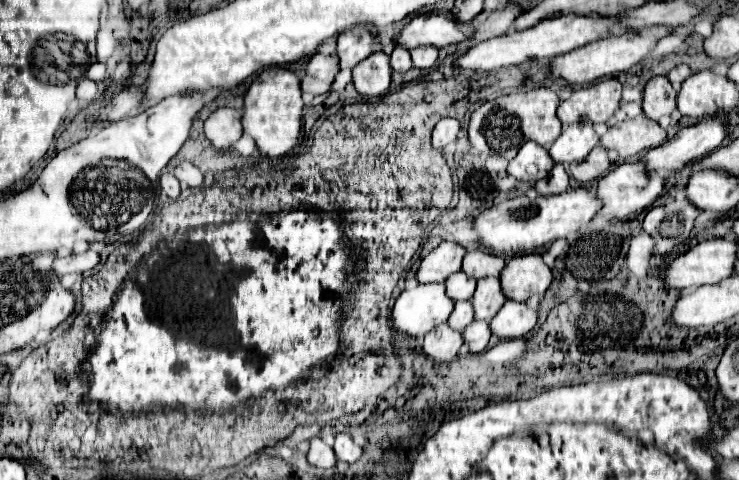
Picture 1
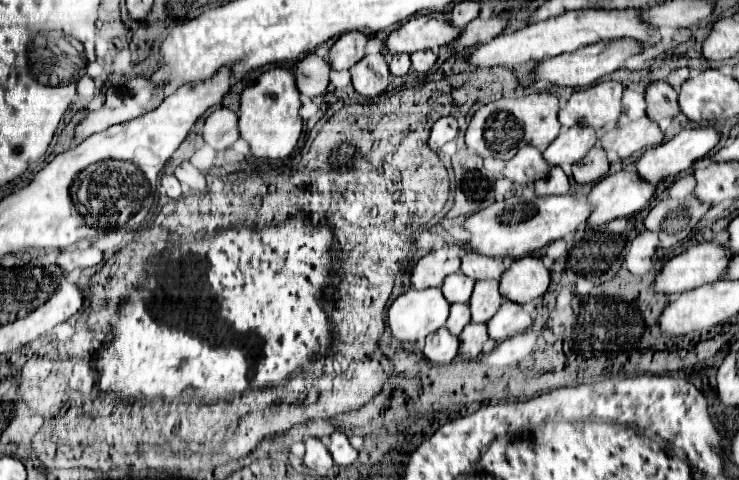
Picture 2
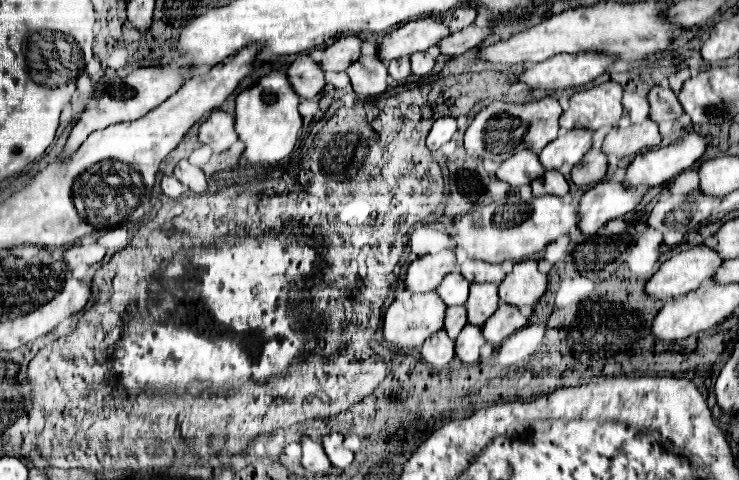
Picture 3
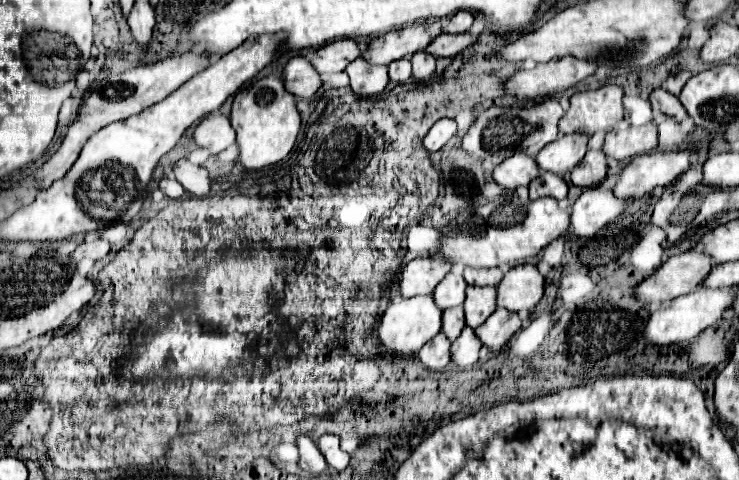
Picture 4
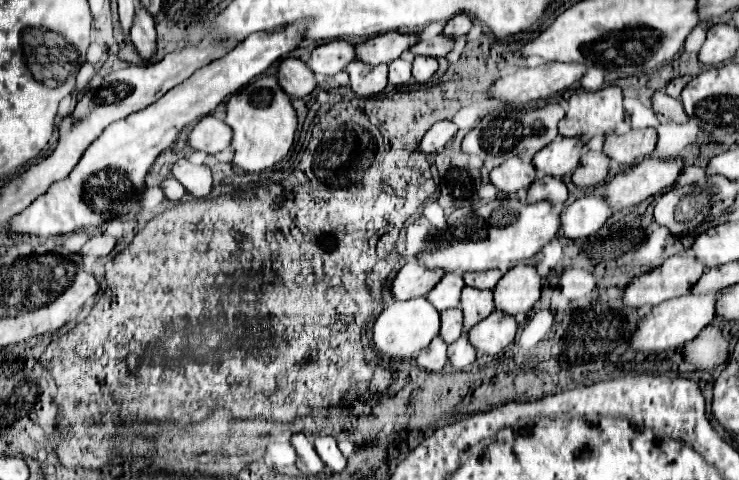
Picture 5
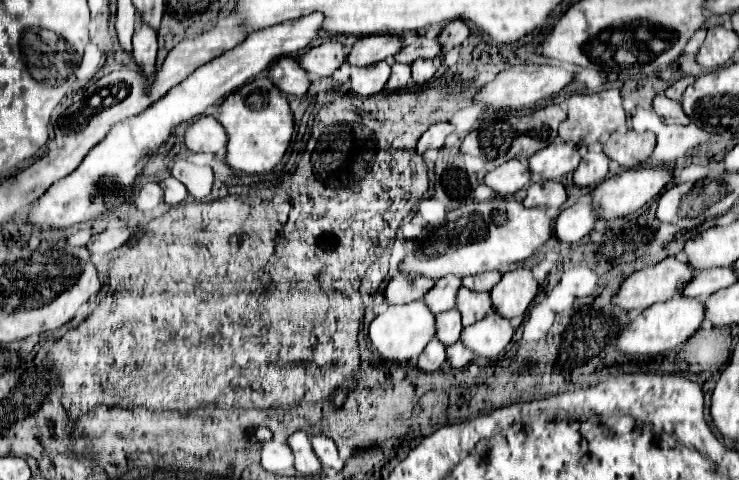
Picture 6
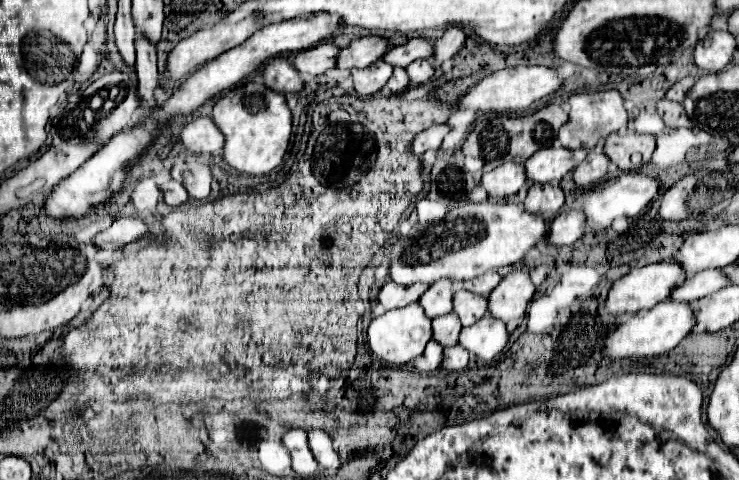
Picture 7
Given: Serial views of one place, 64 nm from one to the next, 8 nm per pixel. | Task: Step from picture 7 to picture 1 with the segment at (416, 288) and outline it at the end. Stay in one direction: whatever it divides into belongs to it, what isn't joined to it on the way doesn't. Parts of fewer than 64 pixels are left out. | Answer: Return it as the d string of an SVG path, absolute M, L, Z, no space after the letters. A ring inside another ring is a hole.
M442 242L436 246L428 256L420 260L418 268L418 282L420 284L436 284L444 282L450 274L460 272L460 264L466 250L454 242Z

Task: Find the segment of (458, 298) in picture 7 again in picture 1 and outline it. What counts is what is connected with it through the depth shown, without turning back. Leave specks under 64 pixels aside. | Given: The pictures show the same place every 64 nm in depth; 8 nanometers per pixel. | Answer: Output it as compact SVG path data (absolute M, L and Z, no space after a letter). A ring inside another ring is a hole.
M484 278L478 280L478 288L472 296L472 306L474 306L474 318L476 320L492 320L500 306L506 302L506 296L500 290L500 280L498 278Z

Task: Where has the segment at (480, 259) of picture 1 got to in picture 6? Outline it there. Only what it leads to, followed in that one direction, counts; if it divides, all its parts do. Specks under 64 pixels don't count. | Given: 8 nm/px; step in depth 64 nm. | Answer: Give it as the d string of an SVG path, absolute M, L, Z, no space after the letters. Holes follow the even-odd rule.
M484 272L480 276L468 276L462 280L462 286L474 292L490 292L498 282L502 274L500 272Z

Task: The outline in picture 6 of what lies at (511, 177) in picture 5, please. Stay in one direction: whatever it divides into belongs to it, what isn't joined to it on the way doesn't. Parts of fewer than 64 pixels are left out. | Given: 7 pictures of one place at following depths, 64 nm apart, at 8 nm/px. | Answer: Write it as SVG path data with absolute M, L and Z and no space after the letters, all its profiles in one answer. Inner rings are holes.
M554 142L548 148L532 154L528 160L534 180L558 180L560 176L574 172L578 164L578 148L566 142ZM508 160L484 176L484 184L498 196L510 196L532 184L528 166L520 160Z

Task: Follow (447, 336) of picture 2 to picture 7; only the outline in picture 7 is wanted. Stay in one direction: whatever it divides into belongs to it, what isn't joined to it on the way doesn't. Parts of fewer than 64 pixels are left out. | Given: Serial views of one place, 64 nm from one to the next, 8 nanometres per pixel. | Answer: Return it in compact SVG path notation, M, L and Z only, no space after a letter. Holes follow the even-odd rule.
M430 340L430 342L426 344L424 354L414 360L414 368L416 368L418 372L438 370L438 368L440 368L440 356L442 356L442 346Z

